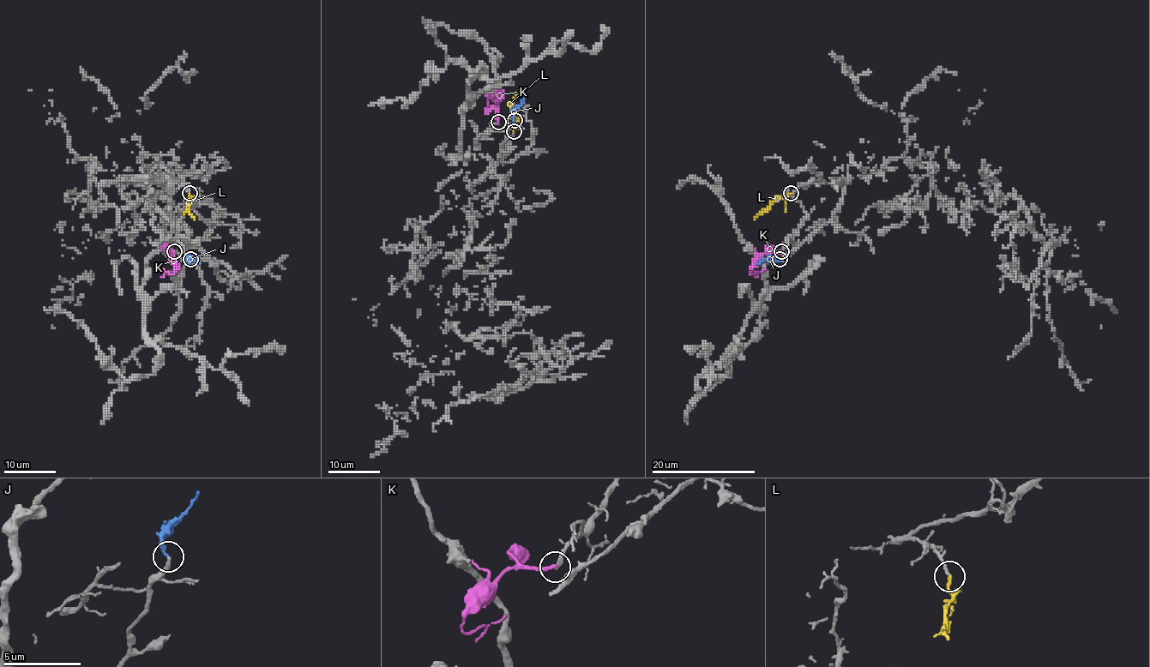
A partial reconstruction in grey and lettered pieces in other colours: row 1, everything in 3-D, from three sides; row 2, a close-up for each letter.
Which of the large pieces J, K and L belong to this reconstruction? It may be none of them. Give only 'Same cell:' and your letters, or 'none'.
Same cell: L

